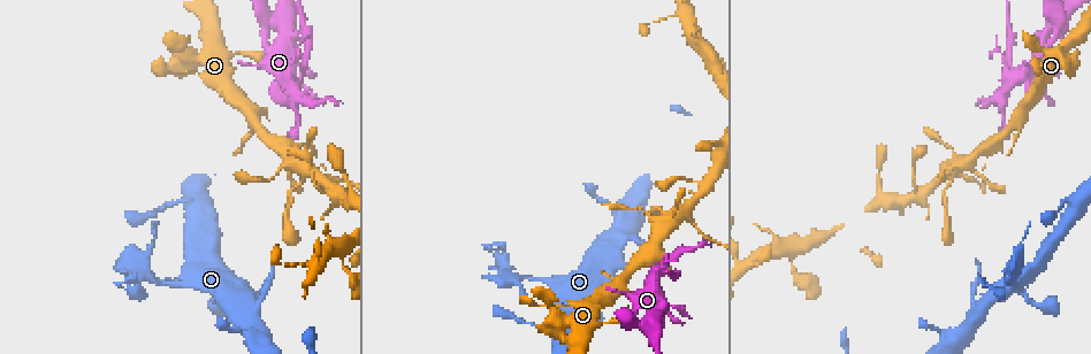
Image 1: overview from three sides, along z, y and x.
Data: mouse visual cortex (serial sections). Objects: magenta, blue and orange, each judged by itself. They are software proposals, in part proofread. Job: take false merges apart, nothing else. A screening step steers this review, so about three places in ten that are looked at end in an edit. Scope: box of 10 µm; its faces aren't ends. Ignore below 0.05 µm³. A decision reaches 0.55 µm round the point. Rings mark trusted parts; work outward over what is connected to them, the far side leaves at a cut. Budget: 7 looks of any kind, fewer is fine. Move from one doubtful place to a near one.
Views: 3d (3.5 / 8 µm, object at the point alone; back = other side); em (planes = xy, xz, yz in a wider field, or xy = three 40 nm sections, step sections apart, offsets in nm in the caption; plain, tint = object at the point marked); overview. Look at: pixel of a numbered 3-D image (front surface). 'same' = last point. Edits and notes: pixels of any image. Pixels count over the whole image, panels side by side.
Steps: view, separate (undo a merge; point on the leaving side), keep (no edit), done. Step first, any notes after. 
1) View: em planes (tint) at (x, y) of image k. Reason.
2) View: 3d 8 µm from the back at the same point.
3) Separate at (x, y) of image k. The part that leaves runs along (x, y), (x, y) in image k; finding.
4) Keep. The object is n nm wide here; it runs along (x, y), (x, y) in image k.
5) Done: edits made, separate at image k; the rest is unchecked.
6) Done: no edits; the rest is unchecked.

View: 3d 8 µm at (293, 86) of image 1. Sharp bend.

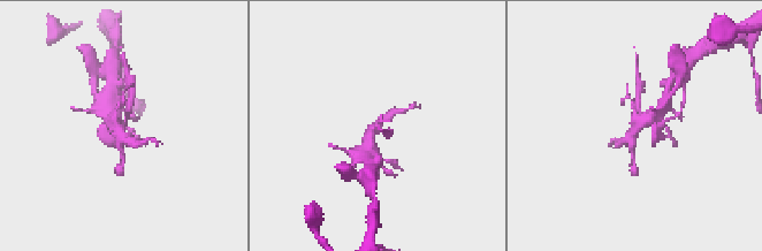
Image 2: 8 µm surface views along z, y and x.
View: em xy step 1 (tint) at the same point. Need the tissue.

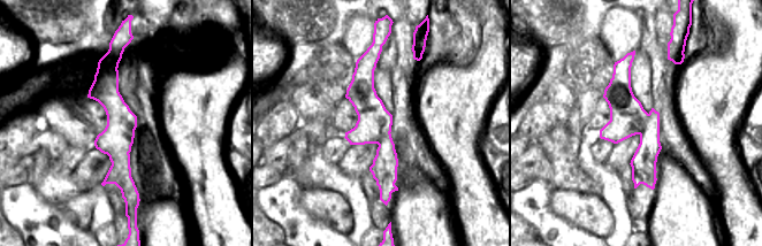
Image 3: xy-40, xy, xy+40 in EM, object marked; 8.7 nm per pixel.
Separate at (120, 168) of image 2. A border runs along (128, 152), (124, 176), (120, 189) in image 3; two cells meet here.

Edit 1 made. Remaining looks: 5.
View: 3d 3.5 µm at (305, 170) of image 1. Four arms meet.

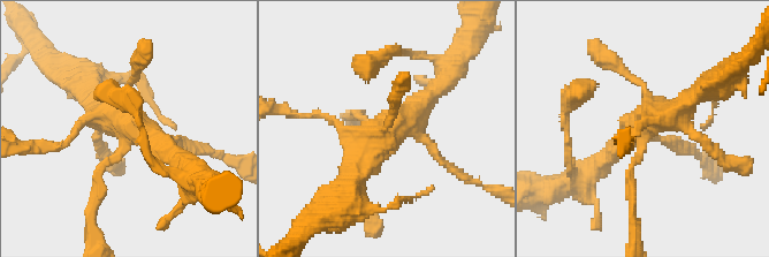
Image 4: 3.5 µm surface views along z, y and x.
View: em xy step 3 (tint) at (127, 125) of image 4. Shape alone is not enough.

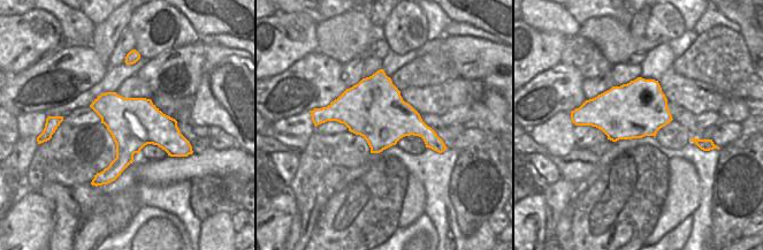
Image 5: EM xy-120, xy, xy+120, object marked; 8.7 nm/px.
View: em xy step 5 (tint) at the same point.

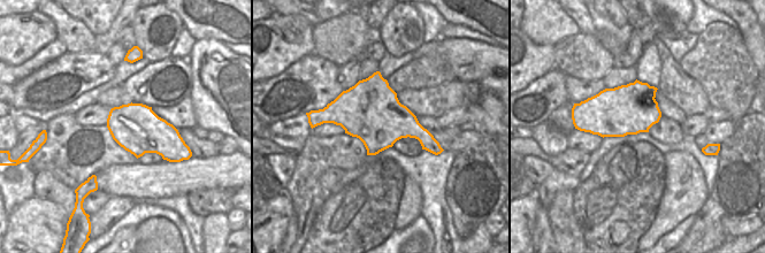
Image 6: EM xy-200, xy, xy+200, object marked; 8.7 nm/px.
Keep. It runs along (350, 186), (364, 146), (439, 88) in image 4; one cell here.

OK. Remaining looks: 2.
View: 3d 3.5 µm at (650, 314) of image 1. Abrupt turn.

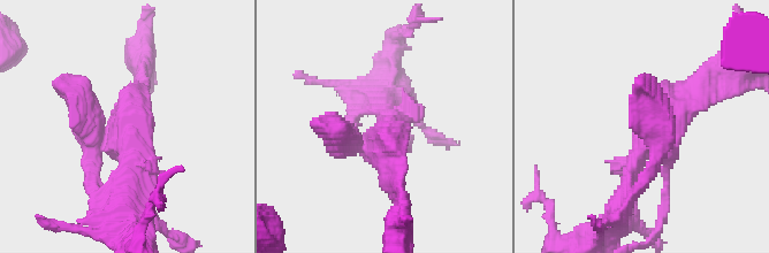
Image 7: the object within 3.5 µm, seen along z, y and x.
View: em xy step 3 (tint) at (131, 137) of image 7.

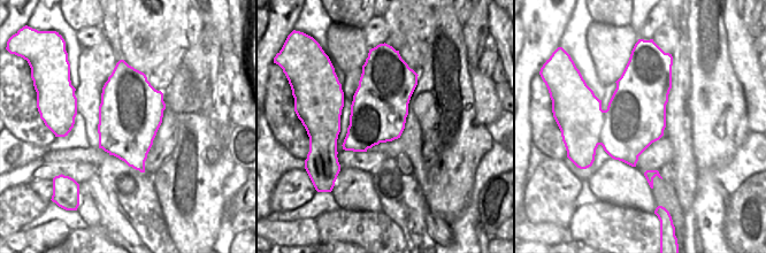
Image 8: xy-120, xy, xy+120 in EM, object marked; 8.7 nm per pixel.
Keep. It runs along (126, 201), (129, 135), (97, 138), (83, 102) in image 7; continuous, no second cell.

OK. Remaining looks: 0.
Done: edits made, separate at image 2; the rest is unchecked.

